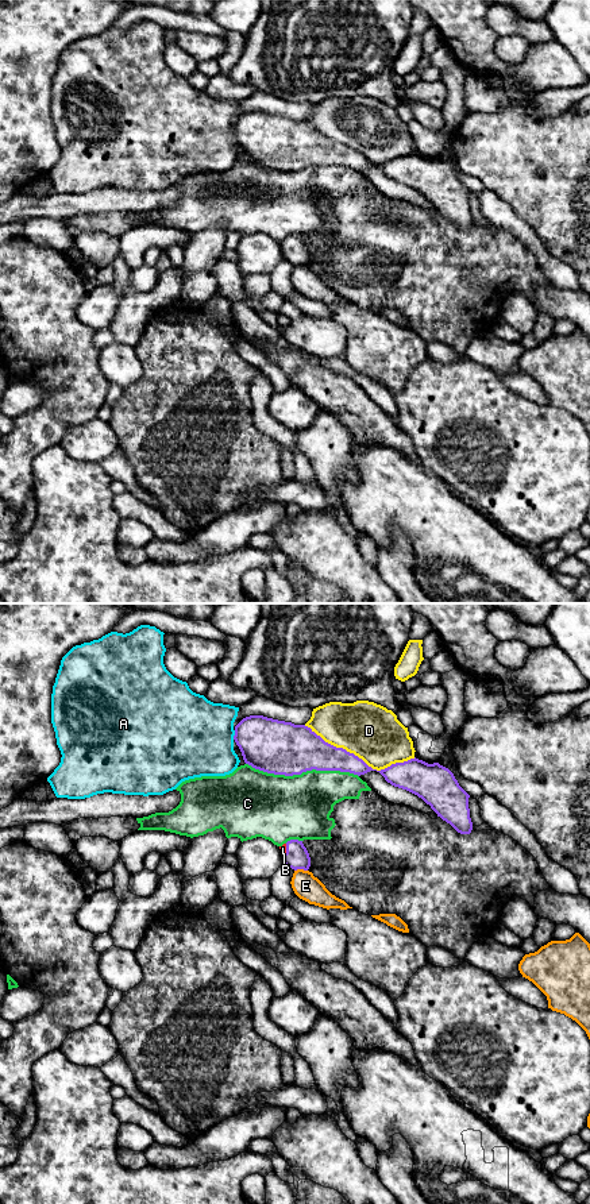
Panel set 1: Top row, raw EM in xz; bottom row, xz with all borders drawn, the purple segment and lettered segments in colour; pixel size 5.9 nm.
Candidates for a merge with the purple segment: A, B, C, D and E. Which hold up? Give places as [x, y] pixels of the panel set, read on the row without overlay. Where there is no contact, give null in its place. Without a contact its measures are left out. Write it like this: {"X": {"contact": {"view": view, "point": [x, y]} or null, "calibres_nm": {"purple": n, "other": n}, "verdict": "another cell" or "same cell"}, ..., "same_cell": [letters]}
{"A": {"contact": {"view": "xz", "point": [235, 130]}, "calibres_nm": {"purple": 320, "other": 480}, "verdict": "another cell"}, "B": {"contact": {"view": "xz", "point": [286, 244]}, "calibres_nm": {"purple": 140, "other": 40}, "verdict": "same cell"}, "C": {"contact": {"view": "xz", "point": [303, 166]}, "calibres_nm": {"purple": 320, "other": 380}, "verdict": "another cell"}, "D": {"contact": {"view": "xz", "point": [358, 153]}, "calibres_nm": {"purple": 180, "other": 340}, "verdict": "another cell"}, "E": {"contact": {"view": "xz", "point": [300, 263]}, "calibres_nm": {"purple": 140, "other": 160}, "verdict": "another cell"}, "same_cell": ["B"]}

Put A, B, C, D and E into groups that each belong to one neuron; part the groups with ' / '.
A / B / C / D / E

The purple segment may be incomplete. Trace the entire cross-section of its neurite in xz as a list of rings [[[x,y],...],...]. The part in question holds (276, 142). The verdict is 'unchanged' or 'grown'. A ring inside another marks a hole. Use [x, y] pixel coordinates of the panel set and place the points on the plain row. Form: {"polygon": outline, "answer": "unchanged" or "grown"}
{"polygon": [[[250,111],[235,121],[234,135],[246,159],[274,170],[301,170],[306,166],[340,166],[365,170],[377,166],[343,143],[325,138],[311,123]]], "answer": "unchanged"}

